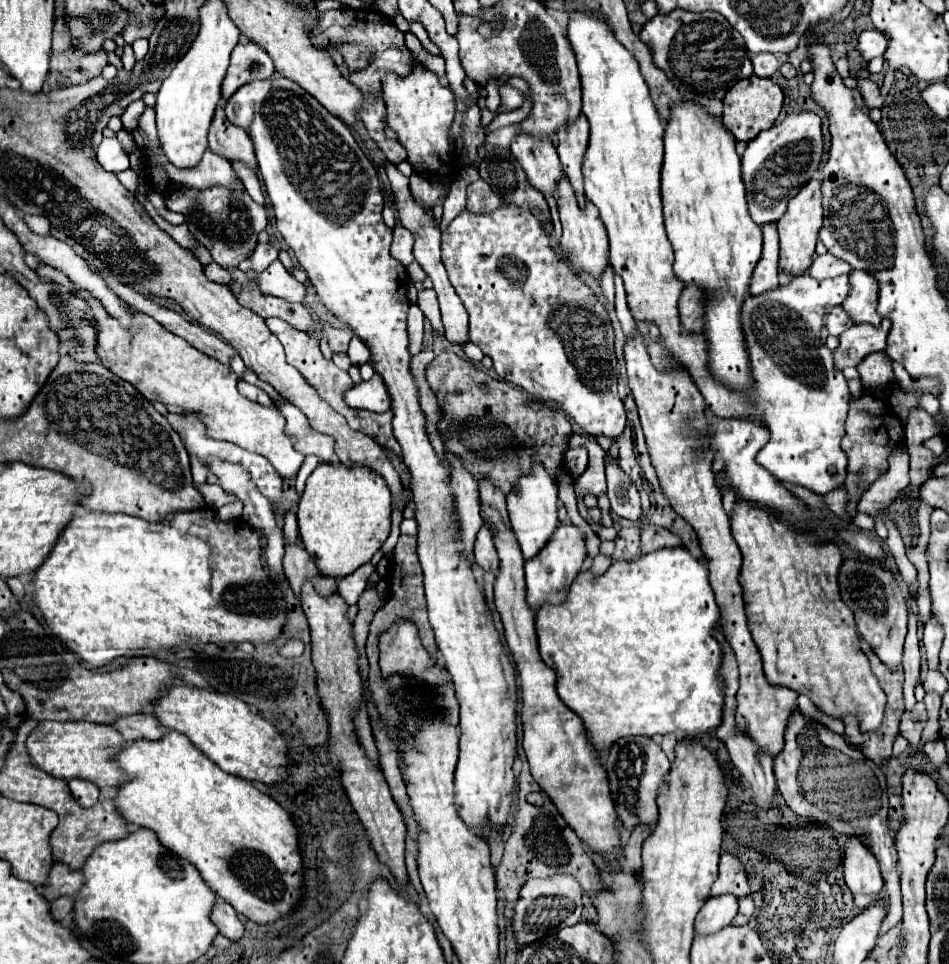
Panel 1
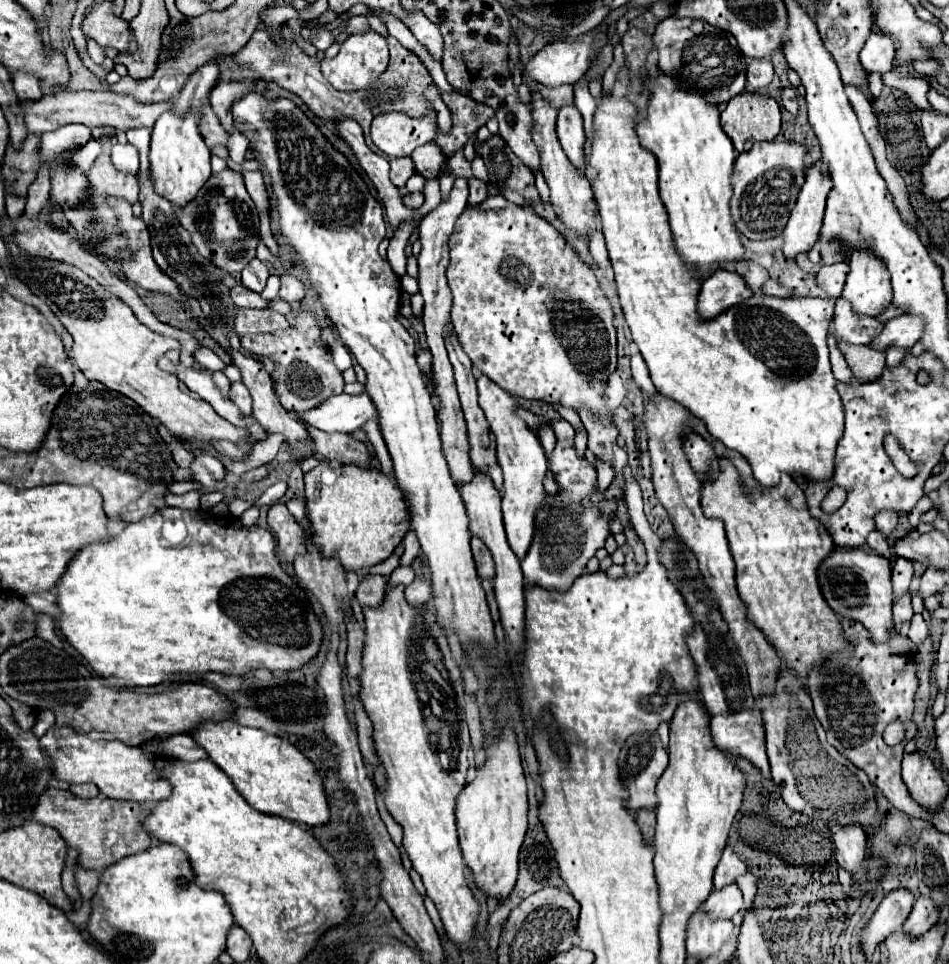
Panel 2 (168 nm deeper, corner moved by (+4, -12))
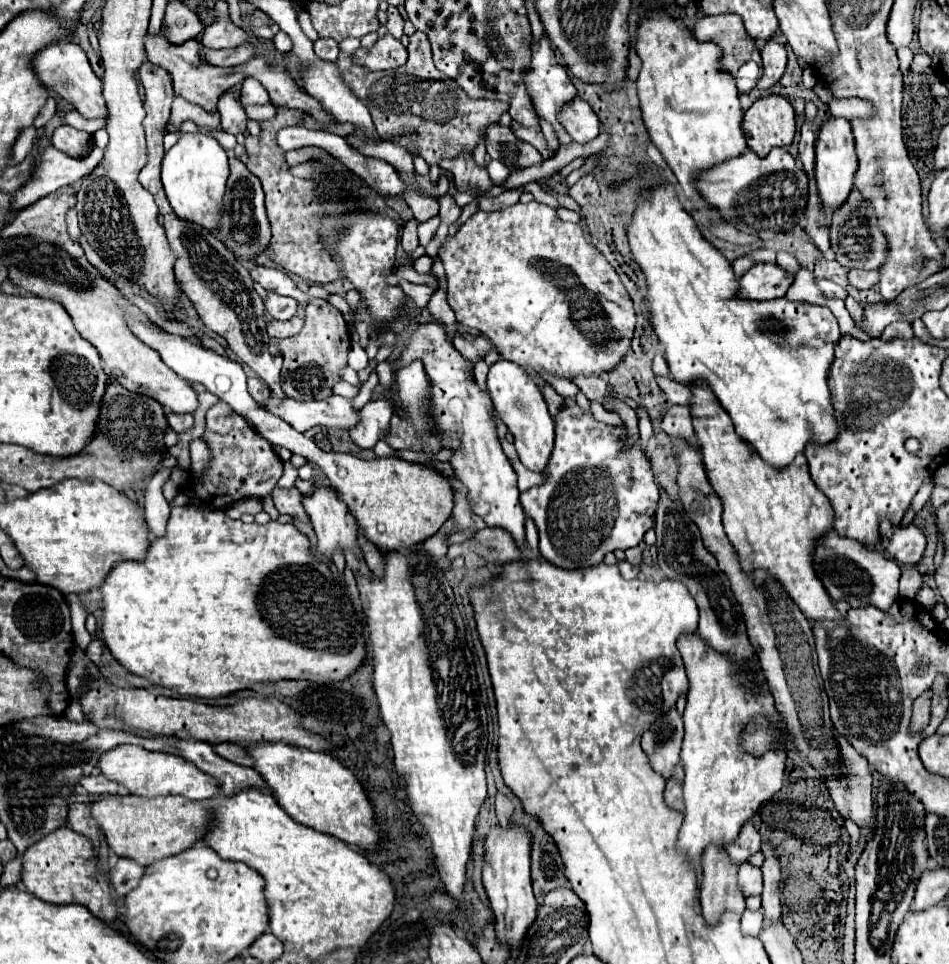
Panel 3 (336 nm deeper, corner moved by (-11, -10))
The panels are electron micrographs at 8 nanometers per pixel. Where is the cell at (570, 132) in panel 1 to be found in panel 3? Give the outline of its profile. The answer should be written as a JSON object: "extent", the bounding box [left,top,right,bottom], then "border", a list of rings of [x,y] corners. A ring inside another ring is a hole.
{"extent":[558,95,600,143],"border":[[[578,95],[560,109],[558,121],[576,143],[588,143],[600,133],[600,121],[596,113]]]}

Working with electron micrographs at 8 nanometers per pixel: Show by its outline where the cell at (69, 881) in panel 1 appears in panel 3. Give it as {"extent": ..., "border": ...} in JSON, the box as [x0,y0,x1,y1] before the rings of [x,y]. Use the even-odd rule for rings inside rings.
{"extent":[110,857,146,899],"border":[[[122,857],[116,863],[116,867],[110,871],[110,881],[112,881],[112,887],[114,887],[116,895],[124,899],[132,889],[136,889],[144,871],[146,871],[144,865],[138,865],[136,861]]]}

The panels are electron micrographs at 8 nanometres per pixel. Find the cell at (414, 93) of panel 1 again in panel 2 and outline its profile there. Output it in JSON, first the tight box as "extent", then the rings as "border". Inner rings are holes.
{"extent":[371,109,437,157],"border":[[[429,109],[423,117],[409,117],[403,111],[379,113],[371,123],[373,143],[391,157],[411,157],[411,153],[437,135],[437,111]]]}

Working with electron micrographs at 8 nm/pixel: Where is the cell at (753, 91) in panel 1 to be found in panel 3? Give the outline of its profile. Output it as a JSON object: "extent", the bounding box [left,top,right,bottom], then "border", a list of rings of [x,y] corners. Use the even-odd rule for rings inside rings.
{"extent":[742,95,794,157],"border":[[[770,95],[758,99],[744,115],[742,121],[748,147],[758,155],[766,157],[774,147],[788,147],[794,139],[794,109],[788,99]]]}

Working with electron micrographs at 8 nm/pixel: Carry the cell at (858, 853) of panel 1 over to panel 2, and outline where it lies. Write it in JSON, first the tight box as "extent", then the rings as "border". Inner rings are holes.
{"extent":[829,823,867,873],"border":[[[837,823],[829,825],[835,841],[835,857],[841,869],[847,873],[865,873],[867,861],[867,835],[859,825],[841,827]]]}

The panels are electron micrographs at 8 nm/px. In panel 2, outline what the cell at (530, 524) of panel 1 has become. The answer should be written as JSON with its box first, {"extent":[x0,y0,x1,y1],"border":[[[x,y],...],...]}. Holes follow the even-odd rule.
{"extent":[477,375,547,559],"border":[[[485,375],[477,379],[477,389],[479,389],[479,405],[485,411],[485,417],[497,439],[497,459],[499,459],[499,465],[503,469],[503,479],[505,479],[503,523],[507,531],[507,541],[511,549],[515,551],[515,555],[519,559],[525,559],[531,547],[533,535],[535,535],[535,515],[541,509],[541,505],[545,505],[547,501],[547,493],[543,487],[547,459],[535,433],[529,433],[529,429],[525,429],[525,425],[521,425],[521,421],[513,417],[513,409],[517,407],[515,399],[509,397],[509,393],[505,393],[501,387],[493,385],[493,381],[489,381],[489,377]]]}

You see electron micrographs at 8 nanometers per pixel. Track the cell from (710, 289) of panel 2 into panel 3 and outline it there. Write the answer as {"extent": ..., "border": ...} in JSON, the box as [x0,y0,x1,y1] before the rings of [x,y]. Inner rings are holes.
{"extent":[740,263,794,301],"border":[[[758,263],[740,279],[740,297],[768,301],[784,297],[794,281],[794,273],[784,271],[776,263]]]}

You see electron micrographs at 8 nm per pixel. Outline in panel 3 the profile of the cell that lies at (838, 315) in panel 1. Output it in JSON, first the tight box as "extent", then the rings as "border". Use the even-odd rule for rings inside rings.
{"extent":[880,323,914,341],"border":[[[892,323],[892,325],[888,325],[884,329],[884,333],[882,333],[880,339],[888,341],[888,339],[896,339],[896,337],[900,337],[900,339],[912,339],[914,337],[912,325],[910,323]]]}

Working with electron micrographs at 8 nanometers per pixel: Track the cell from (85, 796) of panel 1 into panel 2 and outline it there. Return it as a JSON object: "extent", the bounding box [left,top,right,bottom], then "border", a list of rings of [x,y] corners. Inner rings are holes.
{"extent":[69,783,99,799],"border":[[[81,783],[81,785],[71,785],[69,791],[75,795],[75,797],[81,797],[81,799],[93,799],[99,795],[97,787],[93,783]]]}

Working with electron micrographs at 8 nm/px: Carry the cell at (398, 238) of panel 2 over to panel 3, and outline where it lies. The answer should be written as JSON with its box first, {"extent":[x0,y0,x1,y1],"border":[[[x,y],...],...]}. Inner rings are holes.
{"extent":[400,219,418,251],"border":[[[412,219],[404,225],[404,231],[402,231],[402,239],[400,239],[400,245],[404,247],[404,251],[414,251],[418,247],[418,235],[416,235],[416,227],[418,227],[418,221]]]}

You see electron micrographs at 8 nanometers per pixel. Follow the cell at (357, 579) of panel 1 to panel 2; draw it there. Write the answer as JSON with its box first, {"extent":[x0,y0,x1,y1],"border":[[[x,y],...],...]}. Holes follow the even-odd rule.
{"extent":[369,555,399,575],"border":[[[391,555],[391,557],[387,557],[383,563],[379,563],[379,565],[375,565],[375,567],[371,567],[369,569],[369,573],[381,573],[381,575],[389,575],[395,567],[399,565],[399,557],[397,555]]]}

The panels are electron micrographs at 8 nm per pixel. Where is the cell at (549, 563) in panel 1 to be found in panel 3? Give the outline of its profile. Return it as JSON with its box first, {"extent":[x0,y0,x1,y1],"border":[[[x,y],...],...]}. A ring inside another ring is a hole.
{"extent":[520,405,658,569],"border":[[[578,405],[564,407],[556,415],[556,443],[552,457],[544,469],[544,481],[528,491],[520,493],[520,505],[524,513],[536,523],[540,535],[540,553],[546,561],[562,569],[580,569],[598,565],[610,551],[636,547],[648,529],[654,527],[654,511],[658,505],[658,487],[648,455],[640,443],[634,443],[624,451],[628,439],[626,425],[606,425],[594,419],[592,411],[584,411]]]}

